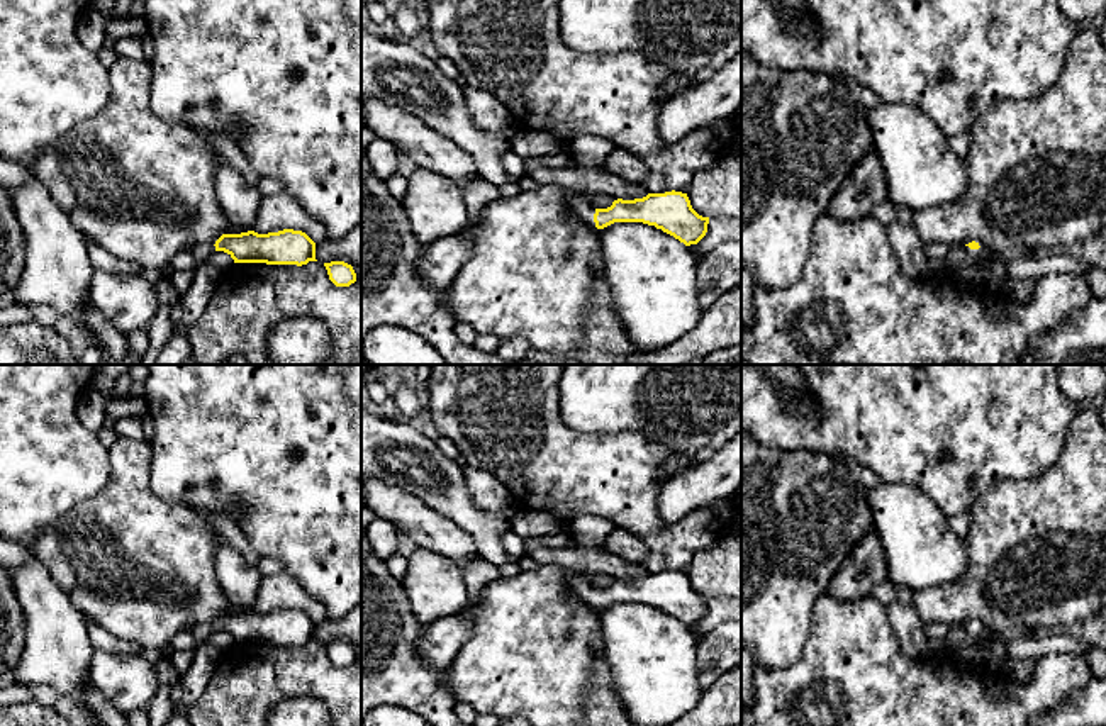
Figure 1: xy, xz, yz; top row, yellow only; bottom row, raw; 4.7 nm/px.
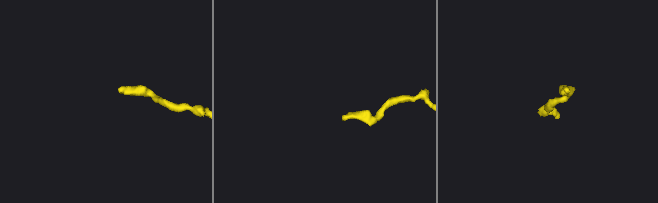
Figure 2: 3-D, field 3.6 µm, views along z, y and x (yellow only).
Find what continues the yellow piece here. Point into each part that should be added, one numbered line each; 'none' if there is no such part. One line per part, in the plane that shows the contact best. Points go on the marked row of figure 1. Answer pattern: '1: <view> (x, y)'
1: xz (582, 207)

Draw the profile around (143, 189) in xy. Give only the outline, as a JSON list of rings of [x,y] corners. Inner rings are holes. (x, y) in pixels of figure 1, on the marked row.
[[[117,56],[109,75],[107,105],[49,144],[27,170],[87,241],[141,268],[166,270],[178,253],[215,244],[229,229],[214,188],[219,158],[204,141],[212,132],[170,124],[153,112],[148,59]]]

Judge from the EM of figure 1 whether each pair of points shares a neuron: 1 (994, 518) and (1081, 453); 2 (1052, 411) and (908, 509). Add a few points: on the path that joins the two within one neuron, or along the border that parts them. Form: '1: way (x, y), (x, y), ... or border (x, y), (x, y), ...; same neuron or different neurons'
1: way (1016, 518), (1062, 475); same neuron
2: border (889, 482), (915, 485), (947, 516); different neurons

